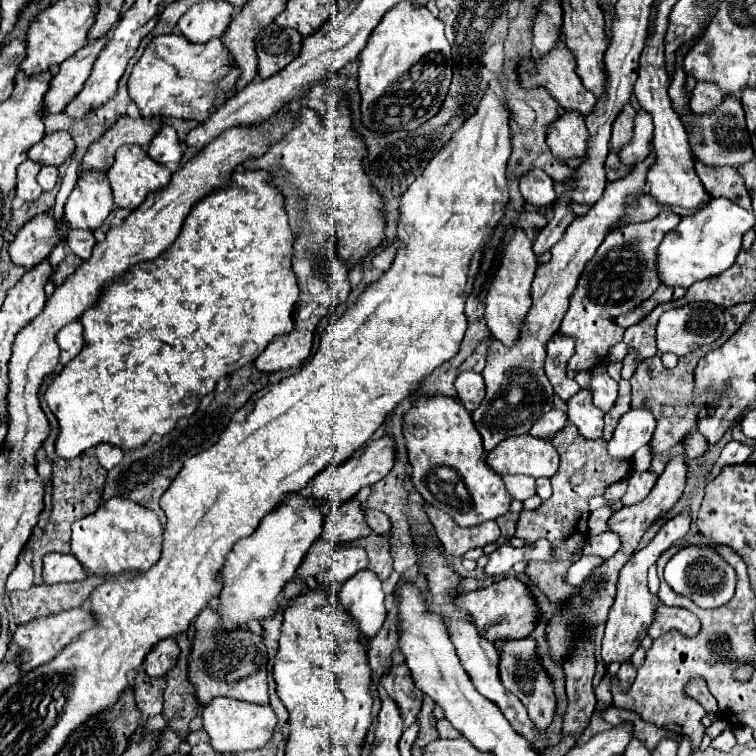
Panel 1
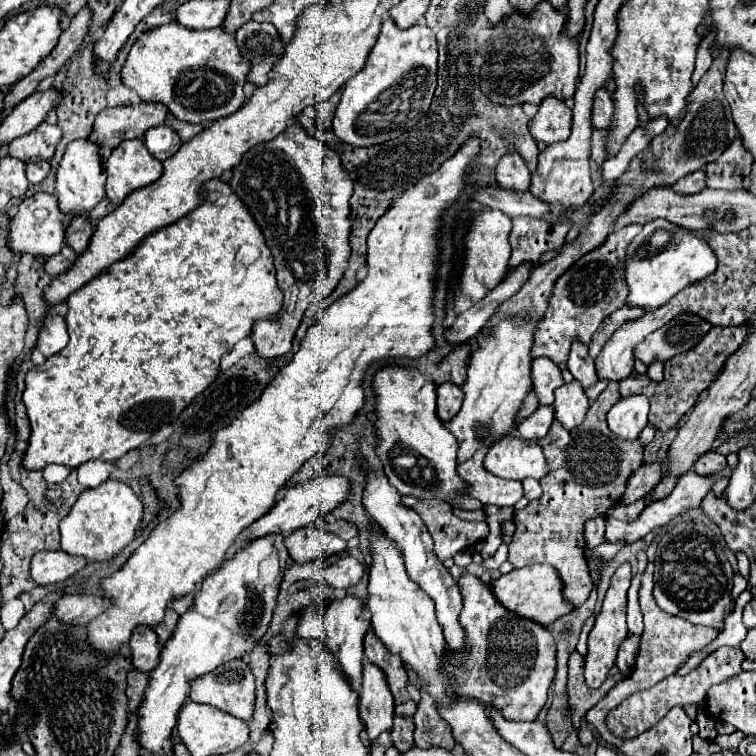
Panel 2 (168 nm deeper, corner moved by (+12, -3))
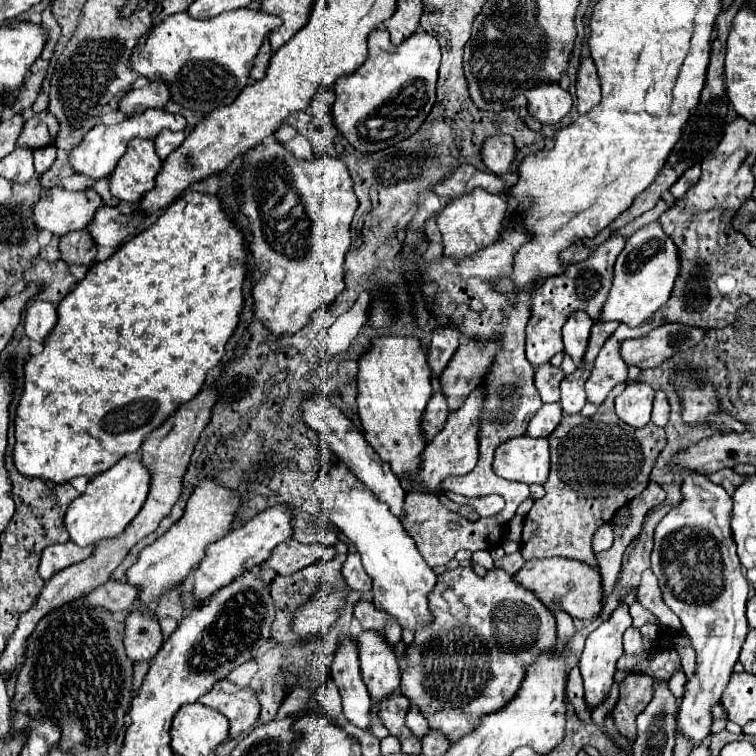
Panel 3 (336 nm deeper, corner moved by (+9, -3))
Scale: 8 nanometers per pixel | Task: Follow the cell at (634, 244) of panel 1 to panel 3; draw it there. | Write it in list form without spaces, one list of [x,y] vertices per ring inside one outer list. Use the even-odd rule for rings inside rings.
[[[611,236],[601,246],[597,246],[591,256],[583,262],[569,264],[567,274],[559,278],[549,278],[533,292],[531,300],[531,318],[527,322],[527,360],[533,366],[547,364],[557,352],[563,352],[563,338],[561,328],[569,318],[571,310],[585,310],[593,320],[599,314],[599,306],[607,300],[607,290],[611,288],[611,274],[615,266],[615,258],[625,246],[625,238]]]

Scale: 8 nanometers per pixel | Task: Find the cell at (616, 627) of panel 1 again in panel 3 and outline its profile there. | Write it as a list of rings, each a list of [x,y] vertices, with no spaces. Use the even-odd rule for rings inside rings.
[[[621,604],[607,622],[603,622],[599,628],[595,628],[589,636],[587,636],[587,642],[585,642],[585,650],[579,658],[579,670],[581,670],[581,676],[583,676],[583,686],[585,686],[585,704],[595,708],[599,706],[607,694],[609,694],[609,688],[613,684],[613,676],[615,676],[615,664],[619,660],[619,656],[623,654],[623,642],[621,642],[621,636],[623,632],[631,626],[631,614],[629,614],[629,606],[627,604]]]

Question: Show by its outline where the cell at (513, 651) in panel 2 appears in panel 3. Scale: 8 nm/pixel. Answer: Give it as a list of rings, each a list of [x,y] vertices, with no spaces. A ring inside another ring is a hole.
[[[455,568],[437,576],[435,588],[429,592],[431,624],[417,630],[411,646],[399,658],[401,666],[401,692],[409,698],[429,722],[431,730],[441,732],[449,742],[471,732],[479,724],[479,718],[499,710],[507,704],[519,682],[523,682],[523,670],[533,662],[535,654],[555,644],[555,616],[537,598],[535,592],[515,582],[511,574],[501,568],[491,568],[485,576],[477,576],[473,568]]]

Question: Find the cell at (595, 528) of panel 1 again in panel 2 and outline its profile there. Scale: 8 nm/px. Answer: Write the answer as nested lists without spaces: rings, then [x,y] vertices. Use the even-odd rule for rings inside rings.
[[[594,518],[594,520],[586,522],[586,526],[584,526],[584,540],[586,540],[586,546],[590,550],[604,542],[604,520],[602,518]]]

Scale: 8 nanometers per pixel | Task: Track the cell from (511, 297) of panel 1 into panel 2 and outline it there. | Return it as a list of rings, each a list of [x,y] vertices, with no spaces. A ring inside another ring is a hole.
[[[486,208],[472,218],[470,232],[466,236],[466,266],[460,280],[460,290],[472,300],[472,304],[478,304],[482,298],[486,298],[488,292],[492,292],[504,280],[512,256],[510,232],[512,220],[506,214],[500,214],[500,210]]]

